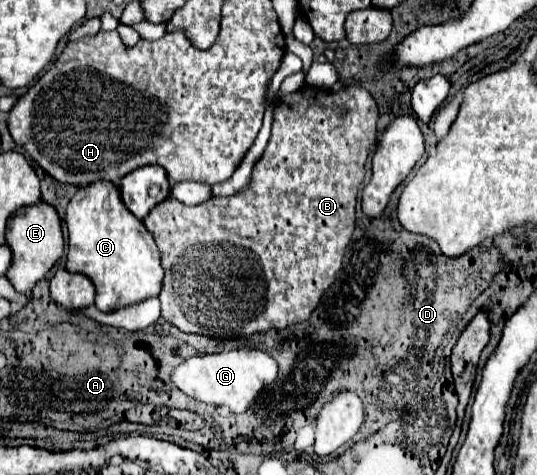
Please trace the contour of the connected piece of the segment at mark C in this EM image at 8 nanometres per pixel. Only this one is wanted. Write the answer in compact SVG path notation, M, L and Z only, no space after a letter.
M96 181L96 185L80 187L68 203L66 225L70 233L66 269L92 279L96 285L96 307L100 311L122 309L160 293L164 279L160 251L152 233L128 211L114 183Z

